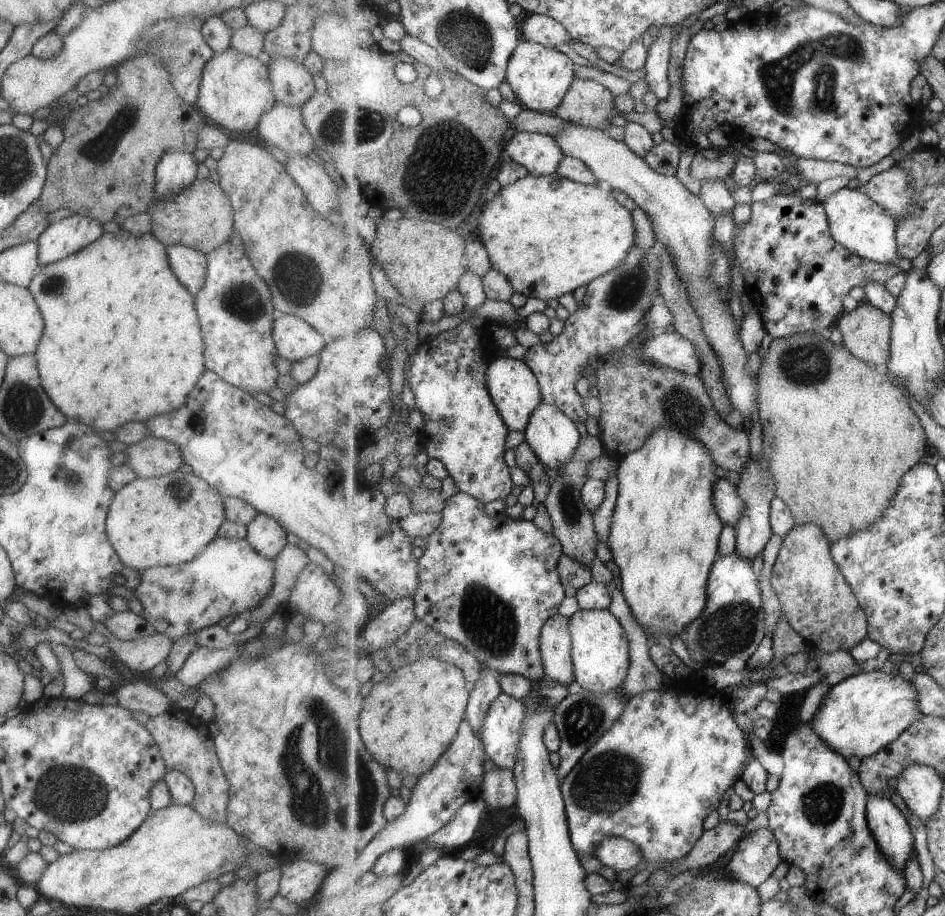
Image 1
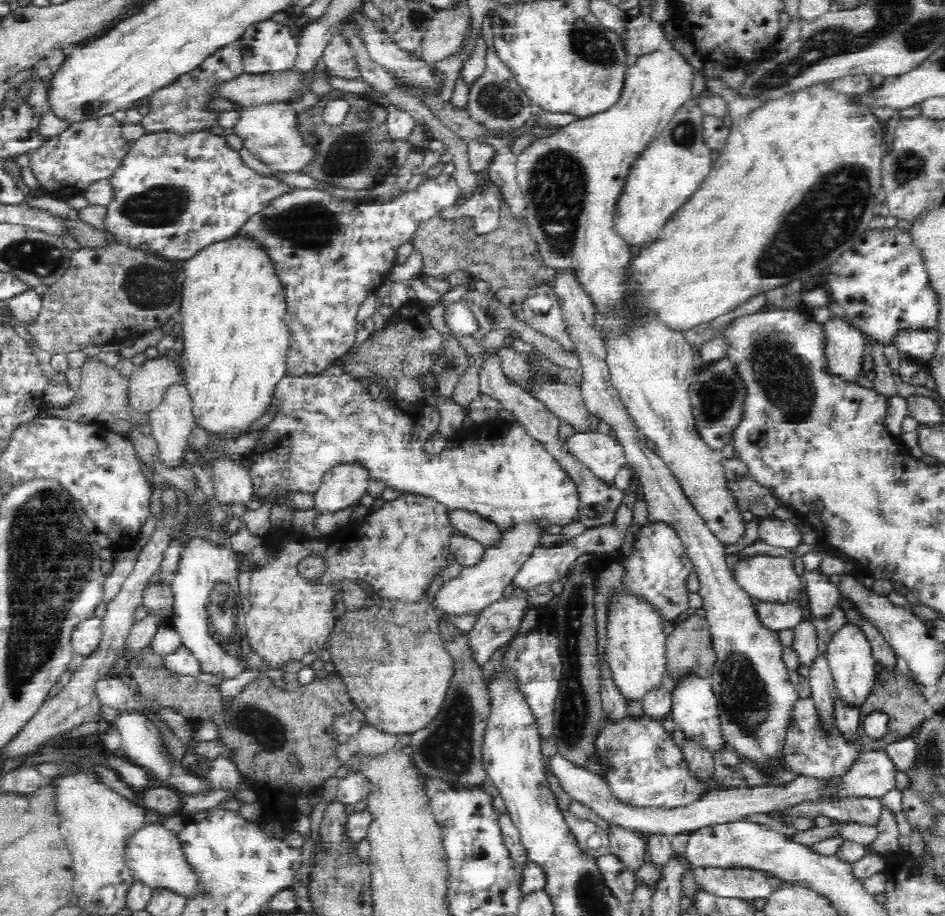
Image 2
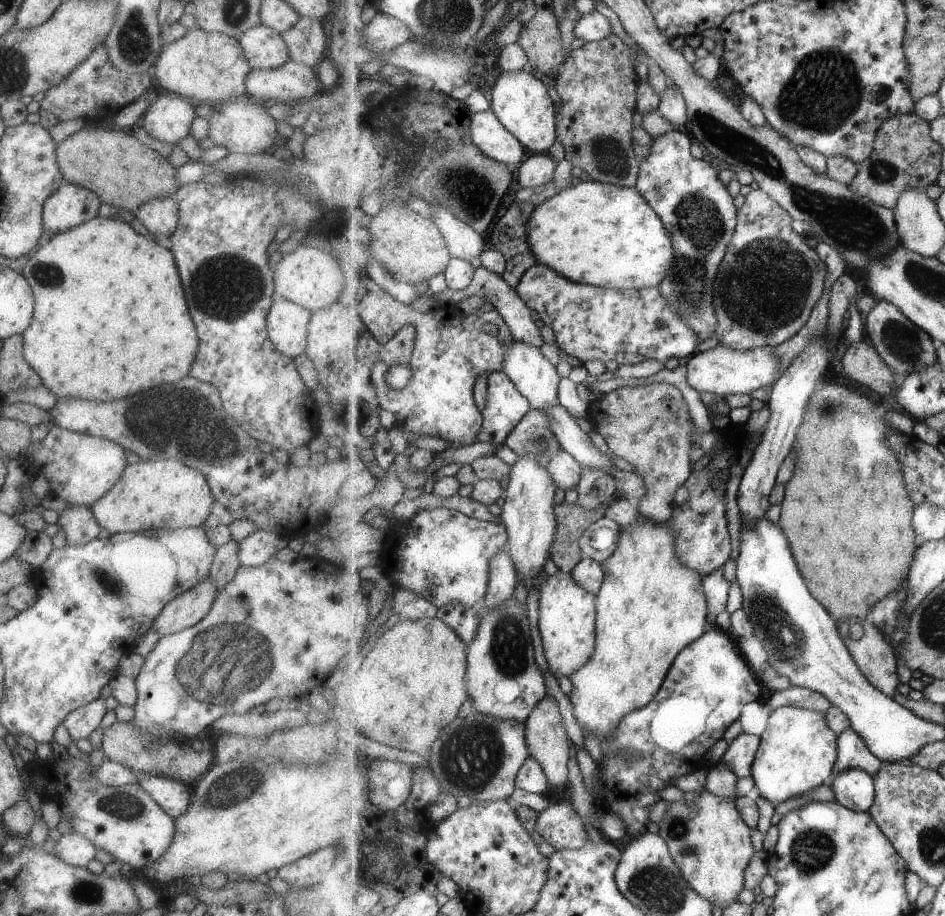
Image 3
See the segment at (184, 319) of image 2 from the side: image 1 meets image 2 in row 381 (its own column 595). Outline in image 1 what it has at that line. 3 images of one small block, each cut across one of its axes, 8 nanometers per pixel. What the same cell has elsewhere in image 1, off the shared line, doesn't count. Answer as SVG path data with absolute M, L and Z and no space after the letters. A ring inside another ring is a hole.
M557 173L543 176L529 174L511 186L500 188L495 194L495 202L491 200L481 220L478 218L477 229L489 251L492 267L509 278L516 292L539 298L545 303L621 268L635 246L635 233L634 216L617 200L614 191L563 178Z

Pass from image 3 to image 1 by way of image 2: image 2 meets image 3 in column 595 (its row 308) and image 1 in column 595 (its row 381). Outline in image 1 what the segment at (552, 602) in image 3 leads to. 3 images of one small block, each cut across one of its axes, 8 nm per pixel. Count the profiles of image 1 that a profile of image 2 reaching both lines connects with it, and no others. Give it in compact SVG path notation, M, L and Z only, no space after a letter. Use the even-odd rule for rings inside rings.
M578 609L571 617L571 638L576 682L592 694L620 689L631 668L631 640L619 618L610 610Z

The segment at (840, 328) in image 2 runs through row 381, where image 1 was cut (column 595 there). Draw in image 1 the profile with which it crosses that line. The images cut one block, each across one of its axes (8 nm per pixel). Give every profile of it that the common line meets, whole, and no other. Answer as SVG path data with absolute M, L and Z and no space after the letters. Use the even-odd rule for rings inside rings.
M613 837L603 840L593 855L605 866L615 871L631 870L641 860L645 859L643 850L635 842L623 837Z

